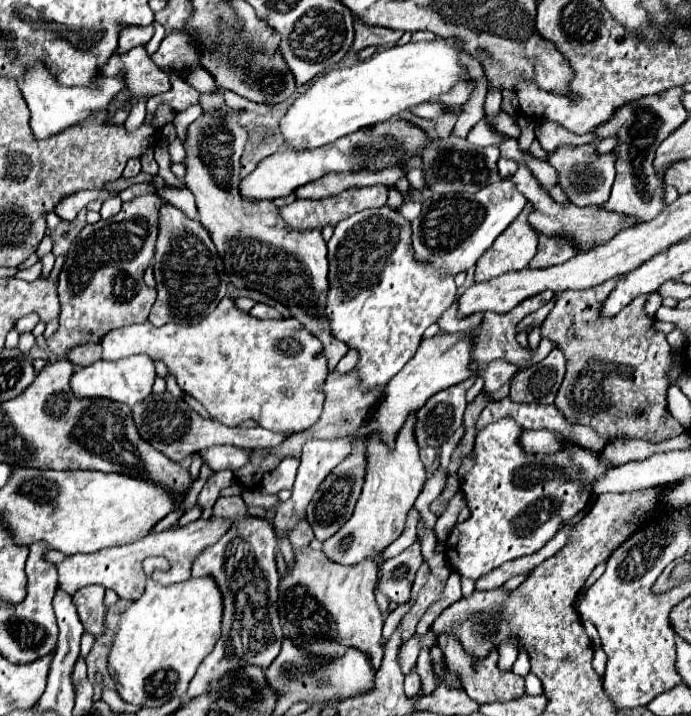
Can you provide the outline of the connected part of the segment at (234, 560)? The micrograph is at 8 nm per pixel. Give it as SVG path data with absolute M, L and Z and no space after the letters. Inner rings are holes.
M230 496L230 498L220 498L214 506L214 516L228 516L228 518L236 518L238 516L238 524L234 524L220 542L216 542L210 550L204 550L192 566L192 576L210 576L214 578L214 582L218 584L220 592L222 592L222 606L224 606L224 614L222 614L222 638L218 640L218 644L214 646L214 650L206 656L206 660L202 660L196 676L192 678L186 696L188 698L196 698L200 694L204 694L210 684L214 686L224 674L246 666L246 664L254 664L260 668L266 668L274 662L274 658L280 652L282 646L282 624L280 624L280 616L278 616L278 580L280 574L276 570L276 534L270 526L268 520L262 518L254 518L248 516L246 512L246 504L240 496Z

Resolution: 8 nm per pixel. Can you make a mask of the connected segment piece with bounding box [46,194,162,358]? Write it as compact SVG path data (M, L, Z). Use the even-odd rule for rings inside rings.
M146 194L124 202L116 216L96 224L86 224L80 230L58 276L58 296L62 306L60 326L46 340L52 354L62 358L70 348L100 344L110 330L148 320L150 308L156 300L156 290L148 288L142 276L154 256L160 204L162 200L158 194Z

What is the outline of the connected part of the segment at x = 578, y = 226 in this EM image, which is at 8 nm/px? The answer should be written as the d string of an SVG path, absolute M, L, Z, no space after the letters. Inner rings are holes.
M522 162L518 164L516 174L510 176L510 180L514 180L514 186L518 186L518 192L522 192L526 196L526 202L532 204L532 214L530 214L530 224L550 236L568 236L576 242L578 250L586 252L590 248L596 248L600 244L606 244L608 240L612 240L620 230L628 228L628 218L616 214L616 212L608 212L604 208L598 206L590 206L590 208L576 208L574 204L558 204L554 202L548 192L538 184L538 180L532 176L532 172L528 170L528 166Z

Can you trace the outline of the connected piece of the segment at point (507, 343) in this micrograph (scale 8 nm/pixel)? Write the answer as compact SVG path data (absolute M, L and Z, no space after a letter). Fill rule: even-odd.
M546 290L546 292L538 294L538 296L532 296L530 300L524 300L522 304L518 304L518 308L514 308L514 310L508 312L508 314L486 312L480 328L474 332L474 362L478 362L480 366L484 366L484 364L488 364L488 362L492 362L492 360L498 360L498 358L504 358L504 360L508 360L508 362L512 362L512 364L538 364L540 360L544 360L544 358L556 348L556 344L554 344L552 340L548 340L548 338L542 338L536 352L530 352L530 348L522 348L518 344L515 329L516 324L518 324L524 316L536 312L540 306L544 306L546 302L550 302L550 298L552 298L552 292Z

